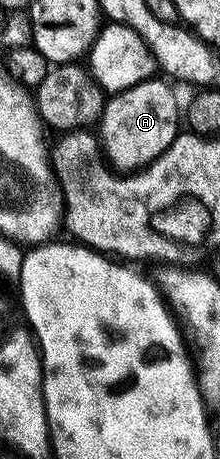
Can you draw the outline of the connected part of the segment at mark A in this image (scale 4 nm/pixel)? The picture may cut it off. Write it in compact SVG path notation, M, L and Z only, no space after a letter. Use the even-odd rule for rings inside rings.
M154 77L126 91L116 92L106 102L99 120L99 128L101 127L101 131L99 130L99 147L110 168L121 173L136 173L156 161L173 144L173 140L179 134L177 99L173 96L173 91L168 85L170 86L164 78Z

